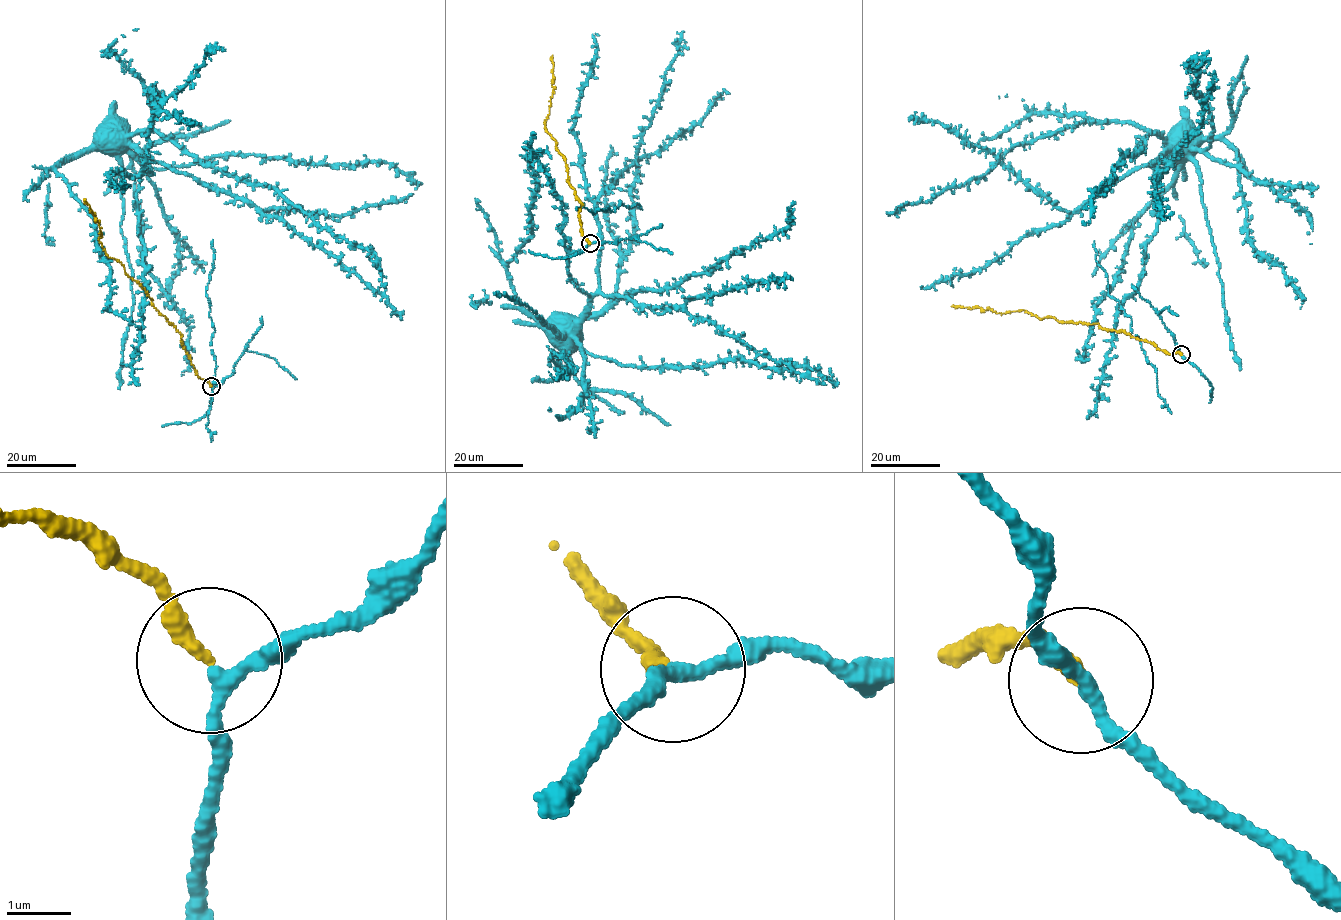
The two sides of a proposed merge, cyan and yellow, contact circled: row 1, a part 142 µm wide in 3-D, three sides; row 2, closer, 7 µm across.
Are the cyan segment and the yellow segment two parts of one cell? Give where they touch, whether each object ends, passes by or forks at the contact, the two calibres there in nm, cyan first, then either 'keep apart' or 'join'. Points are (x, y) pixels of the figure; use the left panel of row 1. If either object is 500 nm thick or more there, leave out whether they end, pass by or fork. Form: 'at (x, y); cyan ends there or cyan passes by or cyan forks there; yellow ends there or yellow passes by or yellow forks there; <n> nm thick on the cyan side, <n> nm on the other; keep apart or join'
at (211, 386); cyan passes by; yellow ends there; 200 nm thick on the cyan side, 240 nm on the other; join

